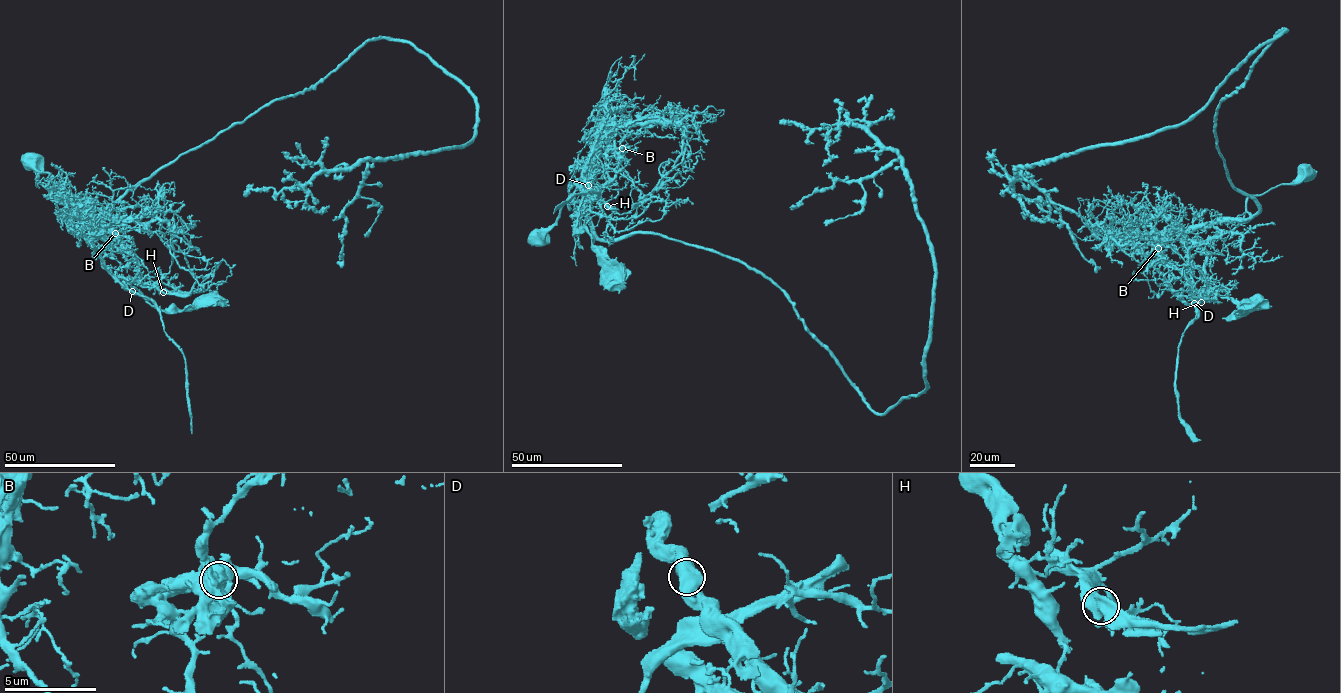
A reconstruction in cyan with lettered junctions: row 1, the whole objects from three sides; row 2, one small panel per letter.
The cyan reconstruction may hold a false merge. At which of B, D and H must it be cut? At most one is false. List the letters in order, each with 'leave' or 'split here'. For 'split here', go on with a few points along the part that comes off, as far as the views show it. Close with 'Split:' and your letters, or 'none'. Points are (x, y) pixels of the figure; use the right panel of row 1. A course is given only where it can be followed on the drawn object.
B: split here; foreign part runs (1158, 248), (1203, 296), (1176, 268), (1152, 262), (1136, 244), (1103, 222), (1097, 225), (1090, 204), (1084, 209)
D: leave
H: leave
Split: B

